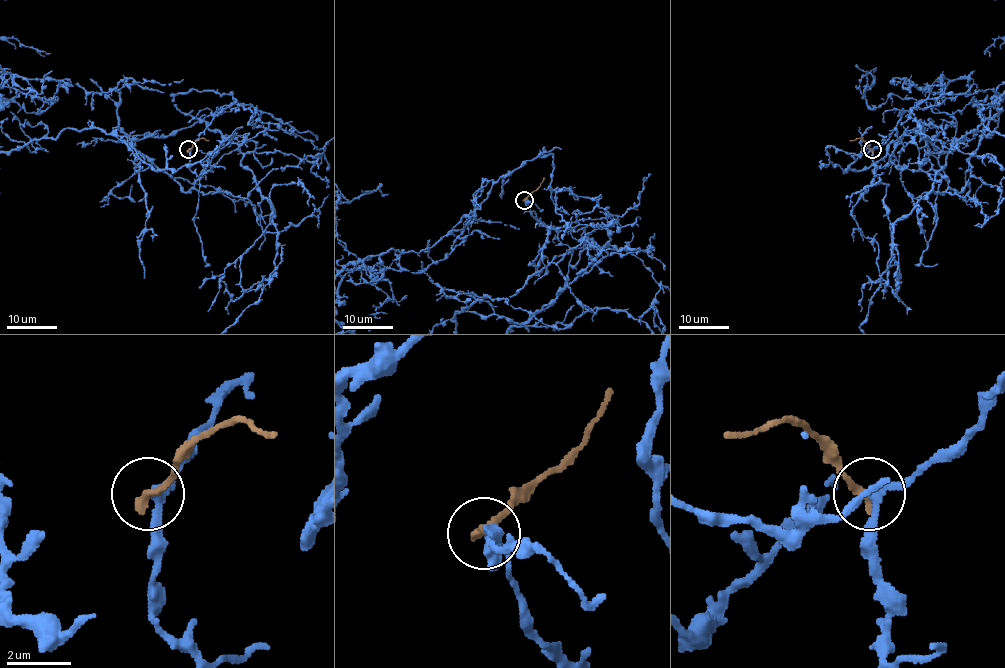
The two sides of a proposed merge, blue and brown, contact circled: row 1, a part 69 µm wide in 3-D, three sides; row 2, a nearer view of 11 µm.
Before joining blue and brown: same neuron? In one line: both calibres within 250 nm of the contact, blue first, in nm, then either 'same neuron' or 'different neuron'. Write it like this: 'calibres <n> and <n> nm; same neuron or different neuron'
calibres 220 and 280 nm; different neuron

